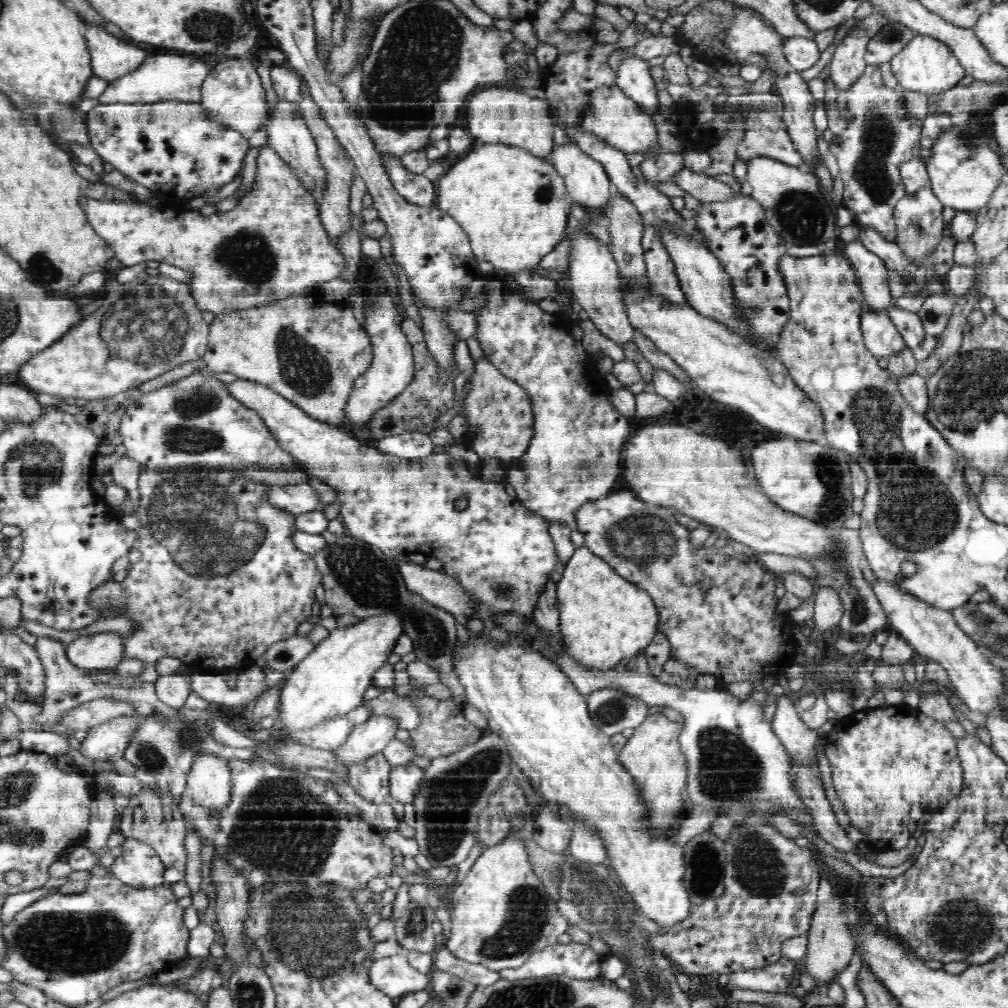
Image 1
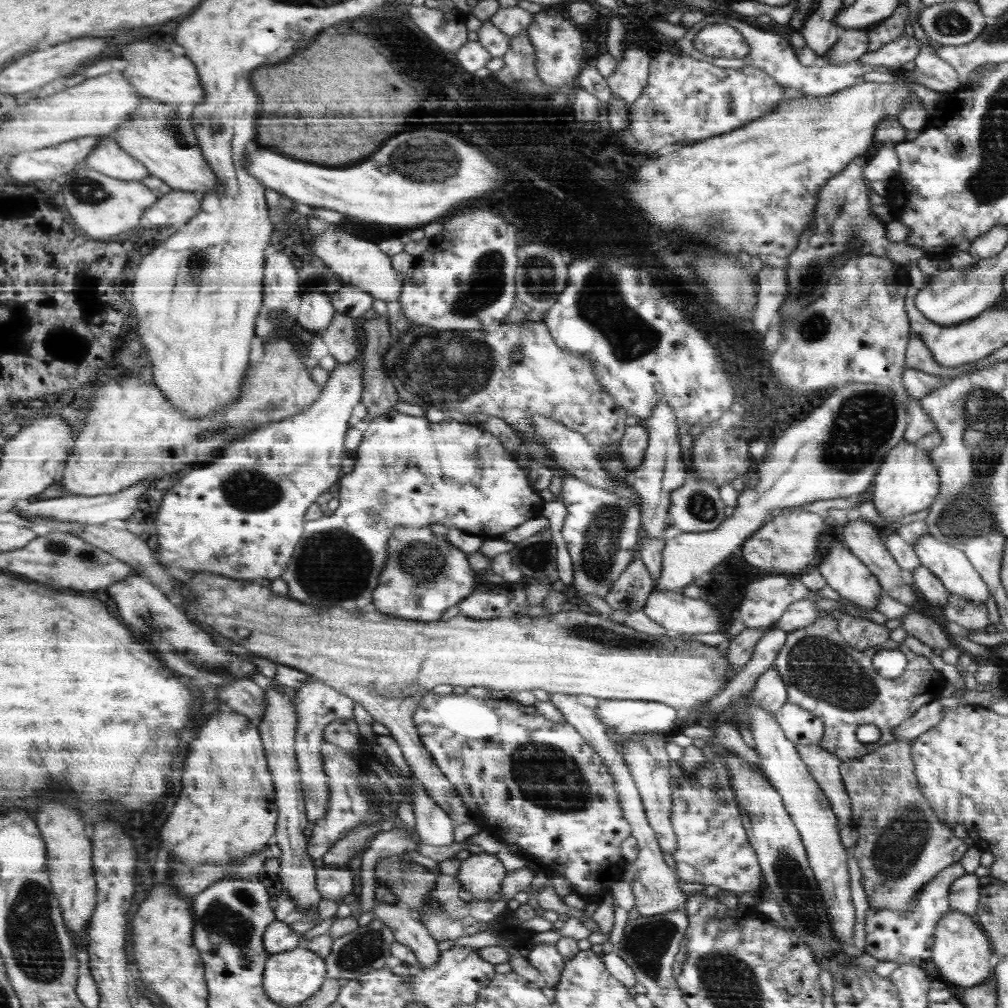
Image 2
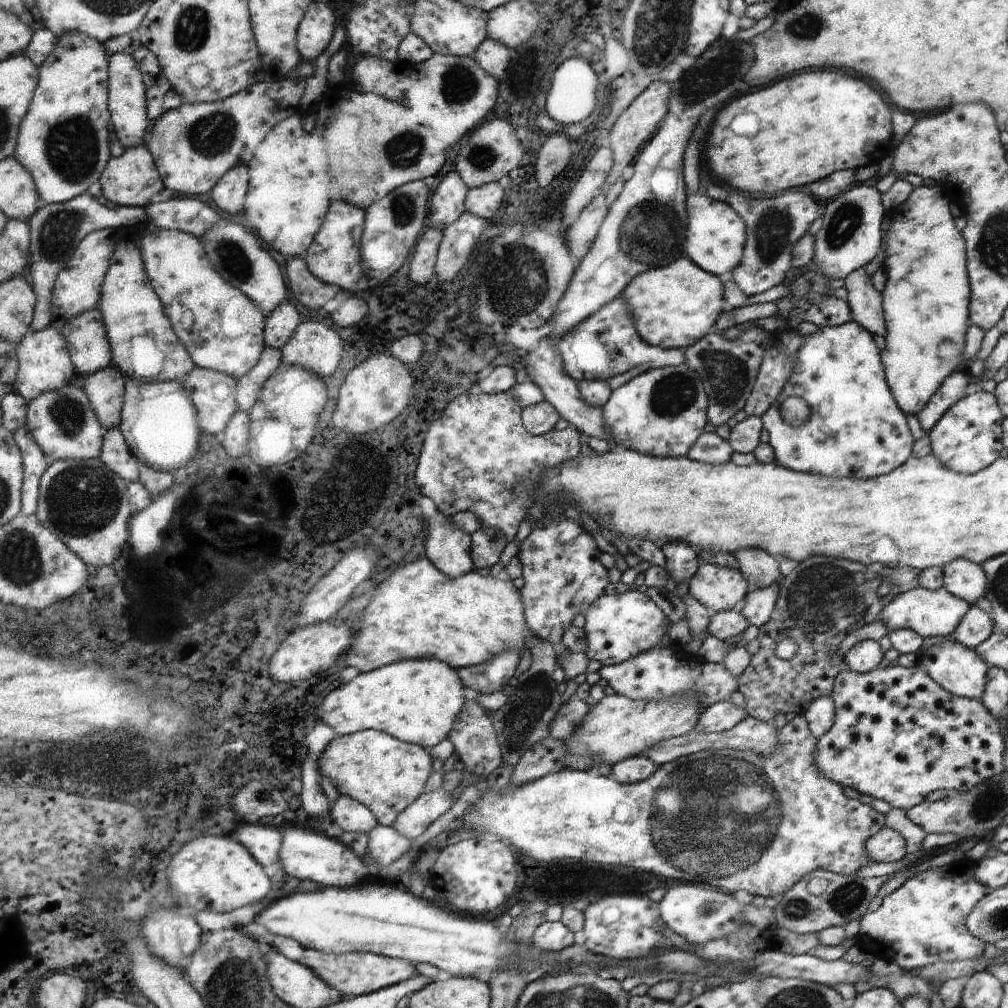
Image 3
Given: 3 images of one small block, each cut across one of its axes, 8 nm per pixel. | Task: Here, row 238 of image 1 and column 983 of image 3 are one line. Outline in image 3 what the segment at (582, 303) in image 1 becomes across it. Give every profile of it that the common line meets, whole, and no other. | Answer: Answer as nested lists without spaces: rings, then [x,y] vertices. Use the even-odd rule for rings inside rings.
[[[953,560],[941,568],[943,588],[955,598],[965,600],[969,606],[975,606],[979,598],[985,598],[987,578],[981,564],[969,560]]]

